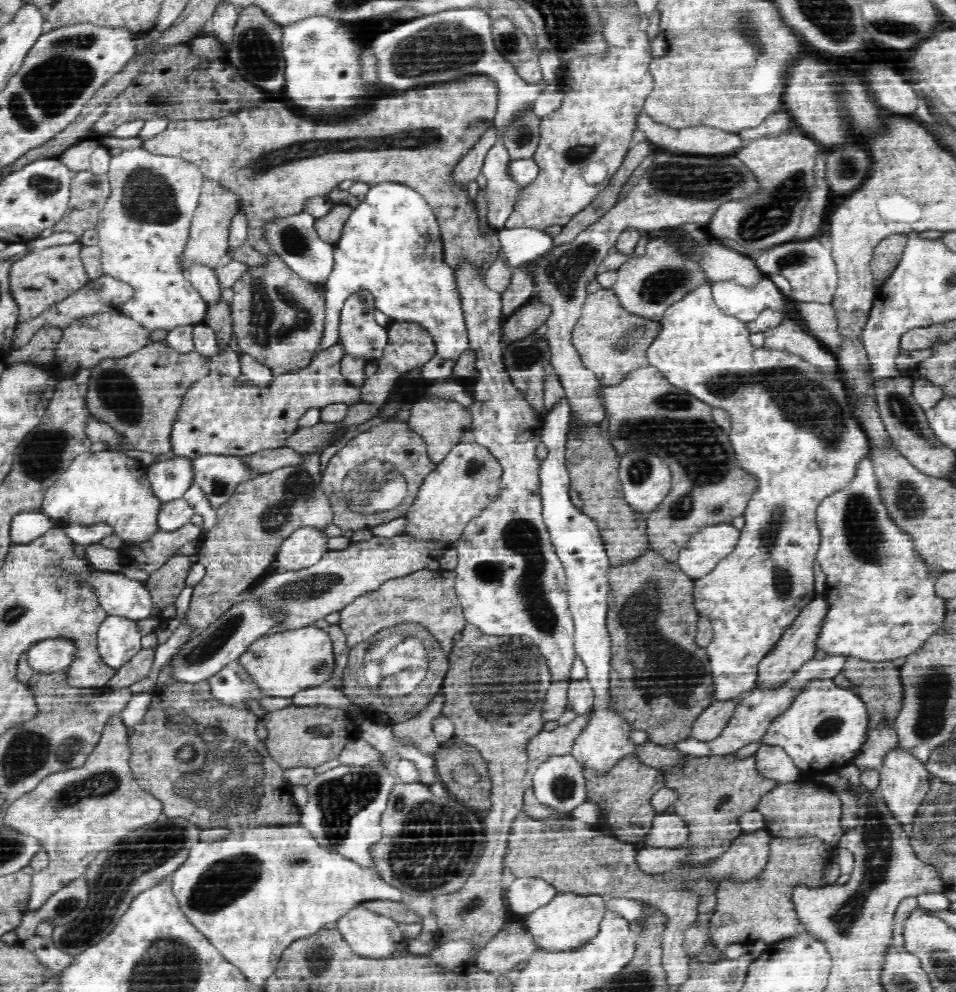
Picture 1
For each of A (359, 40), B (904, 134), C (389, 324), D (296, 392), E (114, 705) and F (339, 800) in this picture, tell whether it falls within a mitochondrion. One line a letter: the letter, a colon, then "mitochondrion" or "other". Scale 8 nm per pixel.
A: other
B: other
C: other
D: other
E: other
F: mitochondrion

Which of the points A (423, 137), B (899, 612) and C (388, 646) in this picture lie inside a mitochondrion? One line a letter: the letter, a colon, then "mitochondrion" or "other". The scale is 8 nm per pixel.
A: mitochondrion
B: other
C: other

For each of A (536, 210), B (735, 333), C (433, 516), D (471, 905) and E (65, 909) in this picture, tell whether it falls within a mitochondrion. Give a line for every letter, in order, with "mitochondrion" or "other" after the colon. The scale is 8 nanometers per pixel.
A: other
B: other
C: other
D: mitochondrion
E: mitochondrion

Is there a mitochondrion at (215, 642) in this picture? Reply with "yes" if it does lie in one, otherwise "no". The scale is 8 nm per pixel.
yes

